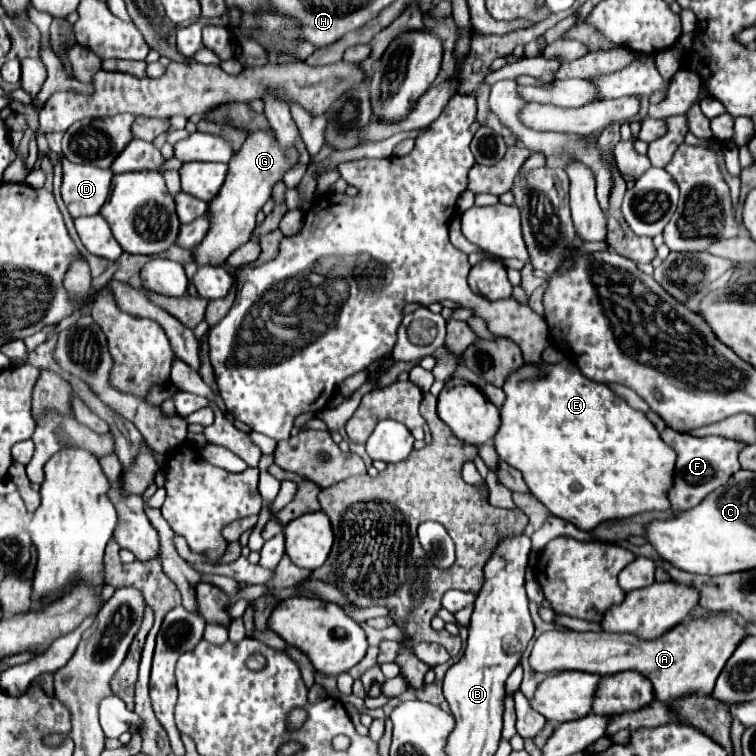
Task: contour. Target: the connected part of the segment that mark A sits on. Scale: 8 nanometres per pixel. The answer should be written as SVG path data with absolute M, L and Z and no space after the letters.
M731 617L689 619L687 623L669 629L669 633L653 641L641 641L631 635L617 635L605 631L577 633L569 629L553 629L535 639L535 645L529 655L529 667L537 673L575 669L597 673L601 677L615 675L621 671L637 671L653 683L657 701L669 703L689 693L711 693L725 661L731 657L743 637L745 629L737 625Z

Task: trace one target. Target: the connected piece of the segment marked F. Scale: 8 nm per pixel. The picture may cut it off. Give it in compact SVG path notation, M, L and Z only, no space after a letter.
M665 429L661 433L661 439L677 453L677 465L673 473L673 485L667 491L667 497L671 501L673 509L689 509L703 501L703 497L717 487L725 485L733 473L741 469L737 455L745 447L741 441L709 435L709 437L693 437L687 433L679 433L673 429Z

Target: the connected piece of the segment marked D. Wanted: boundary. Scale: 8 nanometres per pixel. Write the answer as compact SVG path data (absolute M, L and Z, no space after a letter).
M63 161L61 195L63 195L63 201L65 201L71 217L77 219L77 217L83 217L83 215L95 215L95 213L99 213L99 209L103 207L103 203L109 197L111 179L113 179L113 171L111 169L101 169L101 167L95 167L95 165L89 165L89 163L75 165L75 163Z

